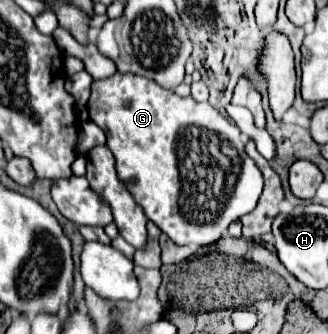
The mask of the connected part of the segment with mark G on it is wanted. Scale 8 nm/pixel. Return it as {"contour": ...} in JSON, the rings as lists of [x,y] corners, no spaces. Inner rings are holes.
{"contour":[[[115,73],[107,79],[93,81],[87,107],[91,121],[107,135],[107,147],[117,161],[117,177],[125,183],[135,203],[141,205],[145,217],[169,235],[175,245],[189,245],[197,249],[213,245],[223,237],[233,221],[255,209],[263,191],[261,171],[245,153],[241,131],[207,101],[199,103],[193,97],[179,97],[177,93],[155,85],[155,81],[147,77]],[[203,133],[213,133],[213,157],[203,145]]]}

